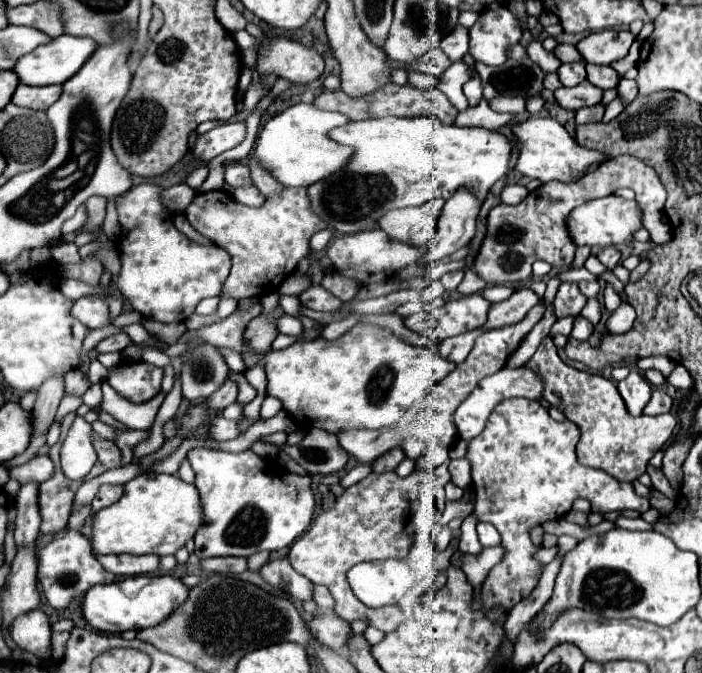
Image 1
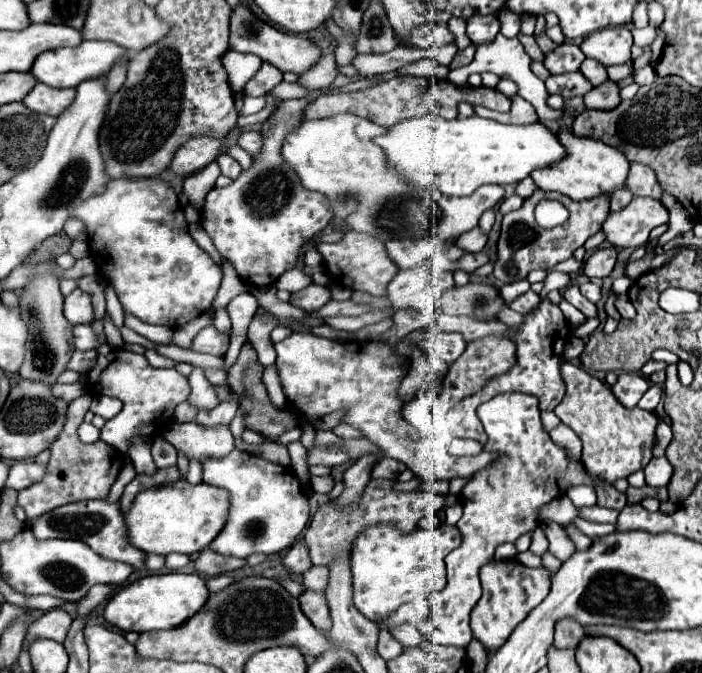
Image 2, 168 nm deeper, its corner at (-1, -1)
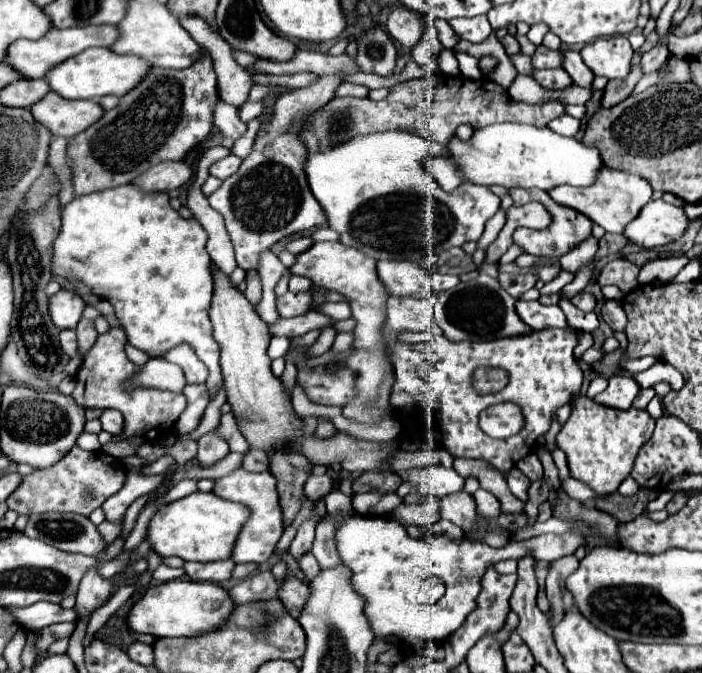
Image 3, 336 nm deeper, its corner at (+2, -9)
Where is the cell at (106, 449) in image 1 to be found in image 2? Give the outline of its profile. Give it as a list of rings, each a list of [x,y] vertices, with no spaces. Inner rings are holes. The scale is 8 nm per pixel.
[[[83,394],[81,398],[75,398],[69,402],[65,428],[63,428],[61,436],[51,444],[51,458],[47,462],[47,476],[43,476],[33,486],[19,490],[17,504],[21,504],[21,508],[25,510],[29,520],[35,520],[41,514],[47,514],[63,504],[89,500],[89,498],[105,498],[109,494],[113,482],[117,480],[117,476],[121,472],[121,454],[101,440],[93,442],[93,444],[79,442],[77,429],[83,422],[89,406],[91,406],[89,394]]]

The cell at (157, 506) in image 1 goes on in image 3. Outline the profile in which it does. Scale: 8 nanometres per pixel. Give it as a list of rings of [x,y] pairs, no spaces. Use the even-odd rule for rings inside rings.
[[[194,492],[186,498],[180,498],[170,504],[158,506],[150,518],[146,538],[150,548],[162,556],[178,556],[182,560],[194,562],[216,562],[230,558],[232,546],[240,532],[240,526],[248,520],[248,508],[224,498],[218,498],[212,492]]]

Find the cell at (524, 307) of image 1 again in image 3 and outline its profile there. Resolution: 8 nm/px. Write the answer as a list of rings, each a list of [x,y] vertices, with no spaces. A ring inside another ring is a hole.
[[[516,302],[516,314],[524,324],[528,324],[532,330],[542,330],[542,326],[552,328],[566,328],[566,316],[560,310],[560,306],[542,306],[540,302]]]

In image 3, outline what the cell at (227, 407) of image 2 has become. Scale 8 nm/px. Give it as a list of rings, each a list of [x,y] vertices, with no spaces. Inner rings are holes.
[[[216,430],[206,432],[200,440],[198,440],[198,460],[202,464],[214,464],[216,460],[224,458],[228,454],[228,442],[218,436]]]

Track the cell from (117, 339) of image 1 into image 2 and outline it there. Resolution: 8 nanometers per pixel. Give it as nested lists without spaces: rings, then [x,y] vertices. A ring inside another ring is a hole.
[[[79,324],[73,326],[73,346],[75,350],[91,350],[91,348],[99,348],[99,338],[95,336],[95,332],[91,330],[89,324]]]

